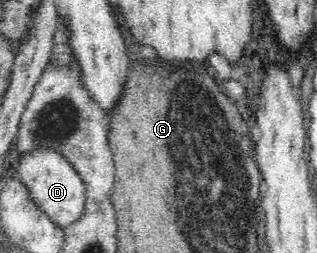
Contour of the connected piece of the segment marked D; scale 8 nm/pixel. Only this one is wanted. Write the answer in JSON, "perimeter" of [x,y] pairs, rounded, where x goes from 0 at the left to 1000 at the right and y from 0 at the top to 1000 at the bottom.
{"perimeter":[[[110,589],[66,609],[57,660],[66,719],[85,739],[104,794],[180,897],[233,885],[271,822],[271,743],[237,664],[183,597]]]}

